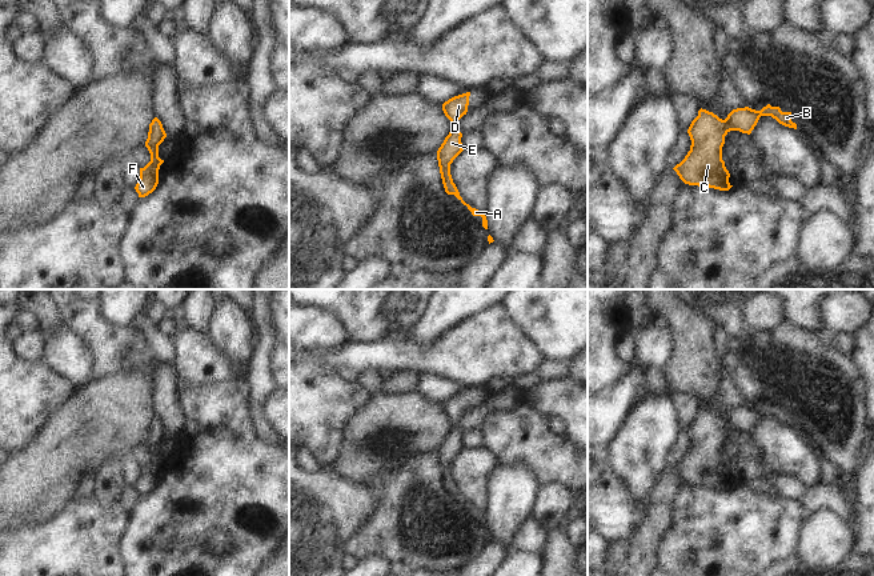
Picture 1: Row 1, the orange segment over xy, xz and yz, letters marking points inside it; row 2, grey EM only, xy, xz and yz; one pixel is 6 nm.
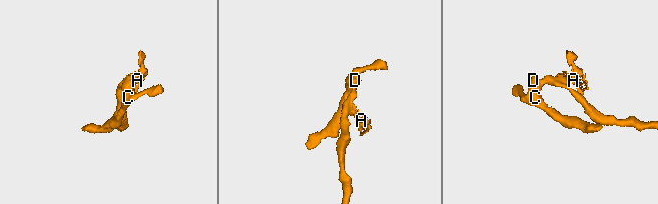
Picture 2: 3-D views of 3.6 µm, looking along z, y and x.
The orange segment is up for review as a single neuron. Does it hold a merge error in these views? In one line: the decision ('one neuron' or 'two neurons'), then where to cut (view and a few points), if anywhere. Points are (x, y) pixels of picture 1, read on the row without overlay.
one neuron | no cut

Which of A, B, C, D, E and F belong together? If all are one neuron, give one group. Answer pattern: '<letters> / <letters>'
A B C D E F

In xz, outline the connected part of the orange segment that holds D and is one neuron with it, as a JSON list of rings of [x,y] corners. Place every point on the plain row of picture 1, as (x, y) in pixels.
[[[466,391],[454,395],[442,403],[442,409],[445,415],[450,419],[453,427],[437,449],[437,459],[445,491],[448,493],[454,493],[464,504],[468,505],[468,508],[472,511],[473,515],[481,515],[482,525],[488,528],[488,519],[485,515],[485,509],[478,509],[476,507],[472,507],[469,503],[466,503],[462,499],[450,473],[450,463],[464,449],[461,441],[462,432],[460,431],[457,421],[468,411],[469,395],[470,391]]]

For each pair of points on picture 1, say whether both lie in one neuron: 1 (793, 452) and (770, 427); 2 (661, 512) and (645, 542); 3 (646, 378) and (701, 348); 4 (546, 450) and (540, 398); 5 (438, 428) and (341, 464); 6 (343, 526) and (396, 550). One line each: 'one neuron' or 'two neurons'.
1: one neuron
2: one neuron
3: two neurons
4: two neurons
5: one neuron
6: two neurons

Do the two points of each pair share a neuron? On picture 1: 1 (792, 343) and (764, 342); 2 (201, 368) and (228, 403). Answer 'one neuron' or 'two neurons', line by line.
1: one neuron
2: two neurons

